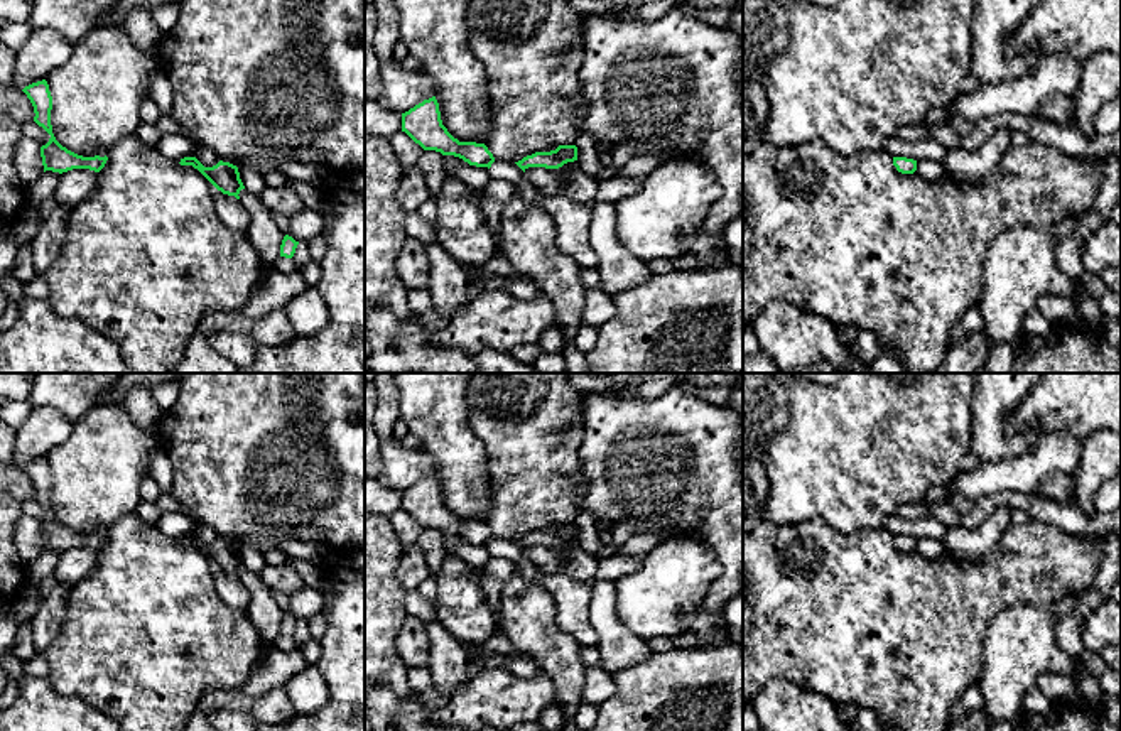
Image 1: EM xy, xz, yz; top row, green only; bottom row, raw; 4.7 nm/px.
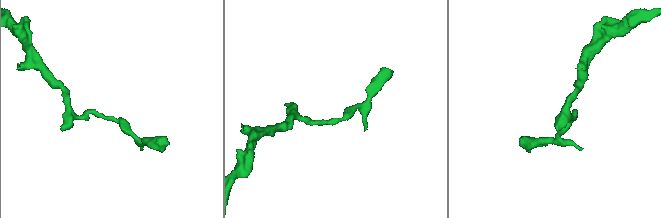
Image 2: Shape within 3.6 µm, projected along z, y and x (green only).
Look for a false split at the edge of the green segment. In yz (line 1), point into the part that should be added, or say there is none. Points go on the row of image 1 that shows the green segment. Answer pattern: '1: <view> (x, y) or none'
1: none

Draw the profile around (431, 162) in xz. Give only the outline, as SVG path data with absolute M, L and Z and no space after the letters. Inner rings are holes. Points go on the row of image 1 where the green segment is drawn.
M424 150L419 157L417 169L424 174L429 191L439 194L446 184L447 171L444 167L444 157L436 150Z

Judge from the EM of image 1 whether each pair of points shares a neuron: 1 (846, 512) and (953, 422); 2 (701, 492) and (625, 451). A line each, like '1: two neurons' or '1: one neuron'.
1: one neuron
2: one neuron

